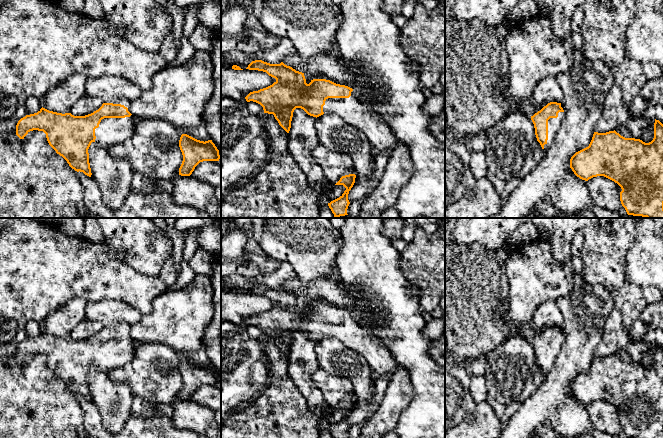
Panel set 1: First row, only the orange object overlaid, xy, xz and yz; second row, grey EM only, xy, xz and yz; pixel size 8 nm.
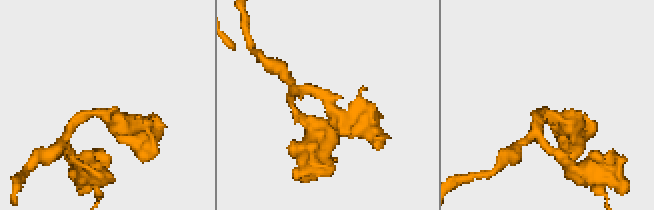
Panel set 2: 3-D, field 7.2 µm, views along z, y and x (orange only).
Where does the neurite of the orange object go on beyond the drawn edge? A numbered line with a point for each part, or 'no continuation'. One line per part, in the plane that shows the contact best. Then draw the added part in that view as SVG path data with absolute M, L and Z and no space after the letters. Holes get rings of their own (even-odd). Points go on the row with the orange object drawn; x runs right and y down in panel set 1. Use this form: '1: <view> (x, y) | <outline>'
1: xy (111, 130) | M131 115L125 118L104 118L95 129L95 142L102 146L111 146L123 142L135 132L137 119Z

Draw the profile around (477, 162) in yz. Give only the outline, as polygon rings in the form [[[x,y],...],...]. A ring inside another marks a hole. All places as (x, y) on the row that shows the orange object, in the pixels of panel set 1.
[[[471,151],[469,159],[469,167],[472,171],[473,176],[476,179],[486,177],[488,171],[487,171],[487,161],[485,152]]]

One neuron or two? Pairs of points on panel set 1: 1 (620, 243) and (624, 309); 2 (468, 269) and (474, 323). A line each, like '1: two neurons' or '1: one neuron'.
1: one neuron
2: one neuron

